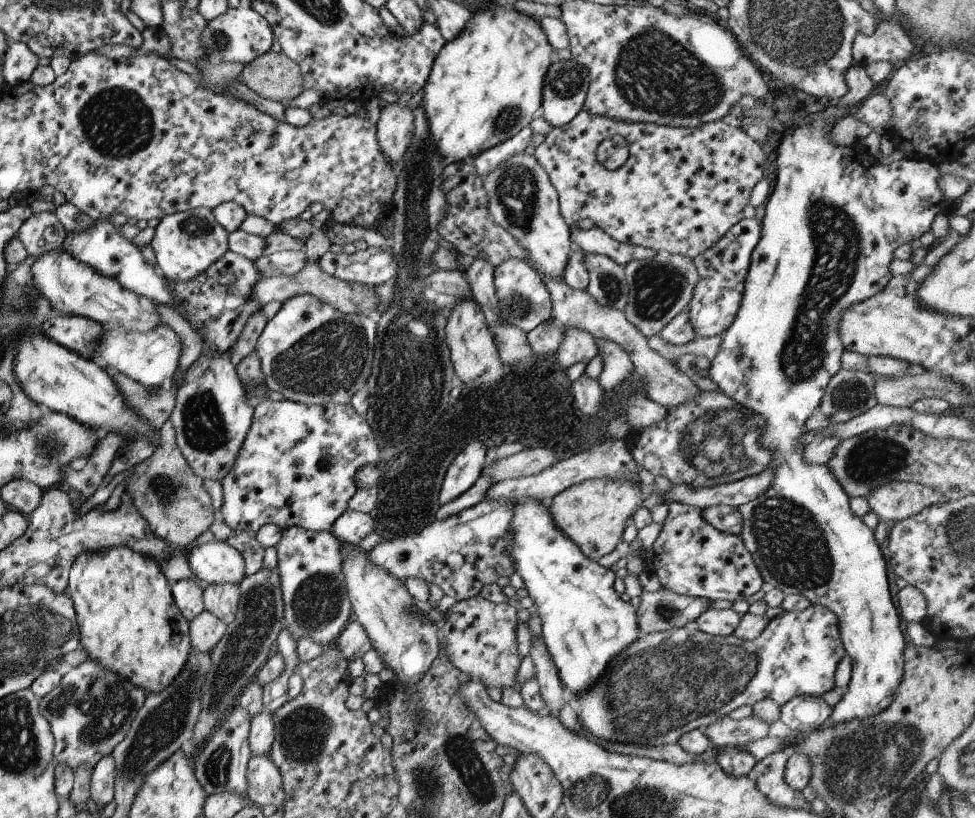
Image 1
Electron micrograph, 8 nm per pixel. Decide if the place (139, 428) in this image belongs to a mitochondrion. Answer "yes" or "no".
no

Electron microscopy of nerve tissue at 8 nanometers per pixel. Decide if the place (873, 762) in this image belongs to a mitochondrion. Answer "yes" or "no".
yes

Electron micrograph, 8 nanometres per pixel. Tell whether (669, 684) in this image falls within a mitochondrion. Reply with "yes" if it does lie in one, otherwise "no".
yes

